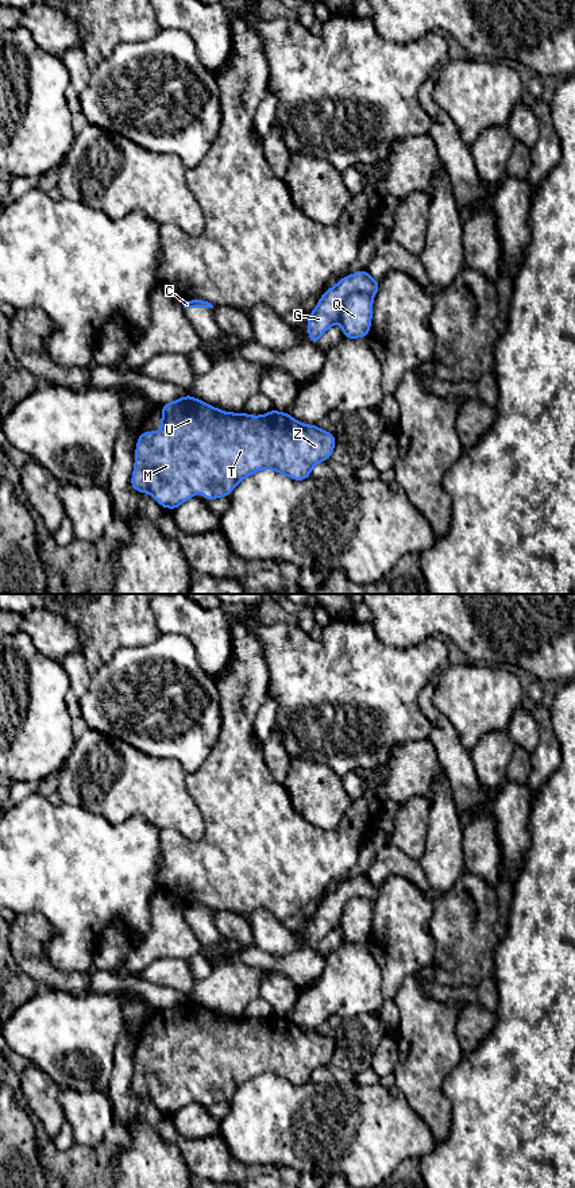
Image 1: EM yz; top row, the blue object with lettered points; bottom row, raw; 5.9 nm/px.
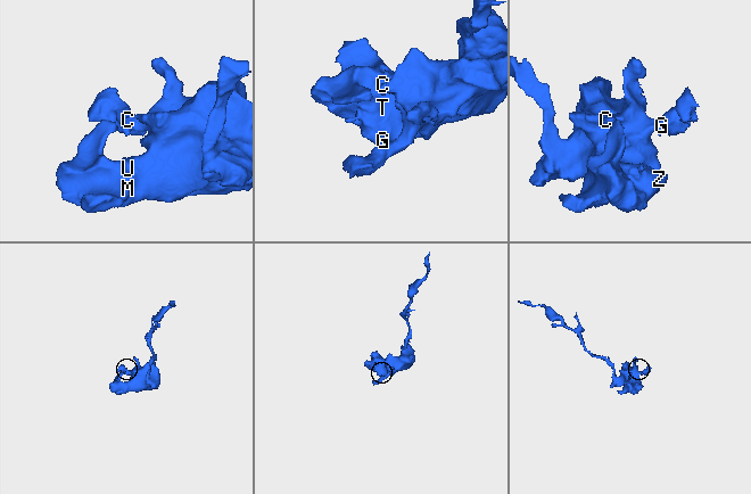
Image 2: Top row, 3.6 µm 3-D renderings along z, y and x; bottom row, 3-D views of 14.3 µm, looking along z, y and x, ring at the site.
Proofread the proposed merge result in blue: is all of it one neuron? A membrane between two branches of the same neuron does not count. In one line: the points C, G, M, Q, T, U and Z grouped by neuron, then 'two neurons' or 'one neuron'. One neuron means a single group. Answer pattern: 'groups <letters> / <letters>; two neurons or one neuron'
groups C M Q T U Z / G; two neurons

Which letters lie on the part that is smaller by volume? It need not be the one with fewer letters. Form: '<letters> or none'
G

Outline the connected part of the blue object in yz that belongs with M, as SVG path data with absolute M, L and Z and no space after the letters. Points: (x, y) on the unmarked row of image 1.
M184 1000L161 1011L162 1035L139 1038L135 1054L135 1072L131 1083L131 1094L150 1098L155 1106L167 1114L175 1114L197 1096L205 1098L205 1107L229 1100L234 1092L255 1076L271 1073L294 1085L310 1081L312 1072L321 1065L331 1065L336 1048L335 1040L320 1034L317 1030L304 1030L288 1018L273 1014L262 1021L250 1021L244 1017L227 1018L192 1002Z

